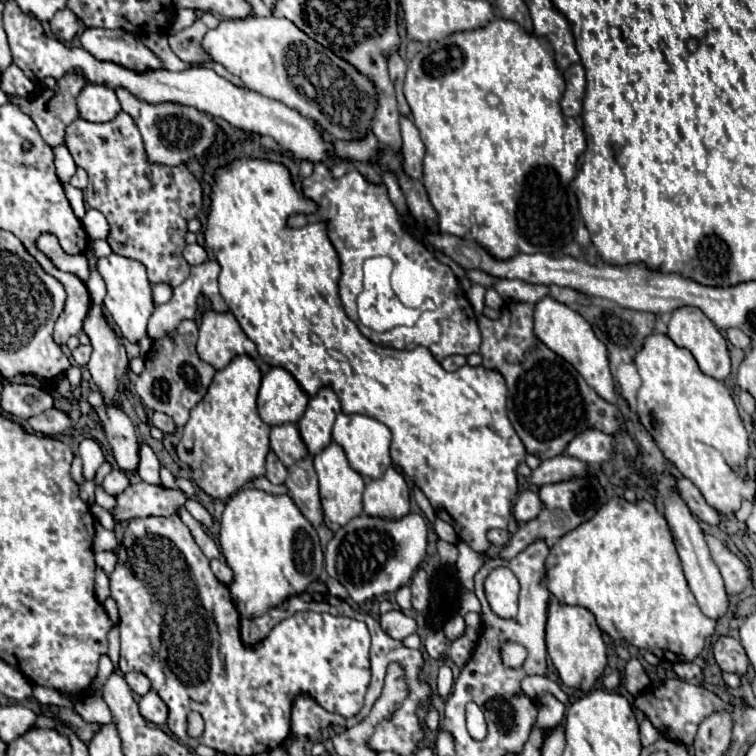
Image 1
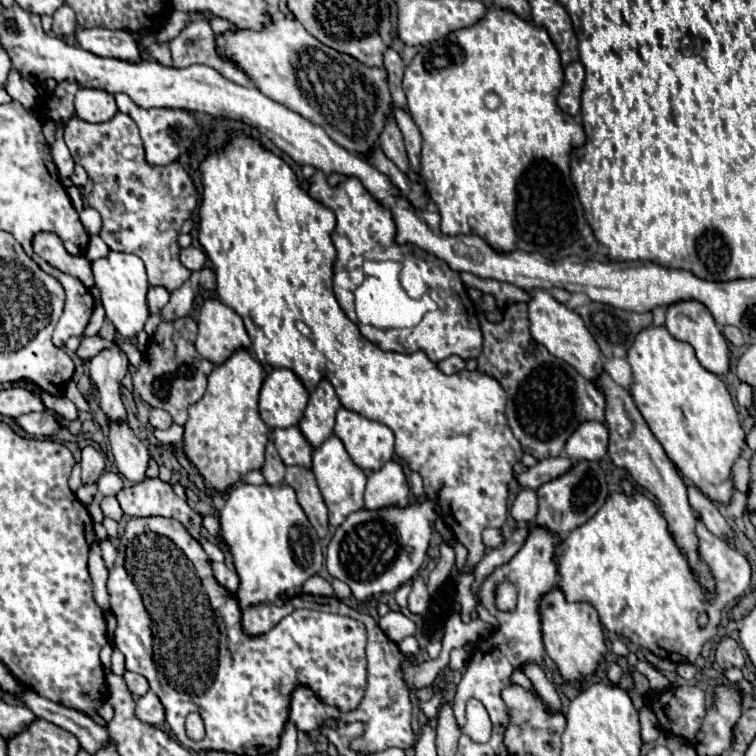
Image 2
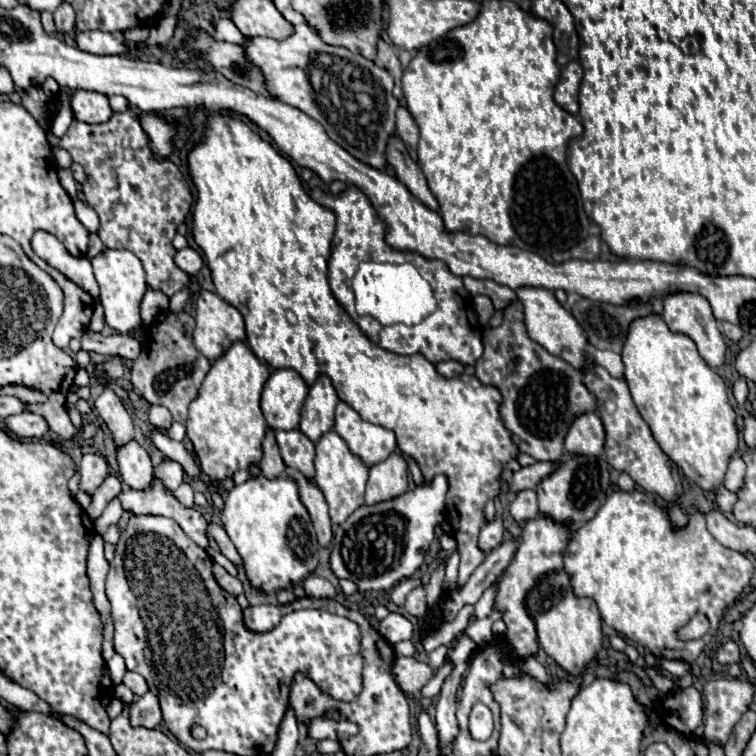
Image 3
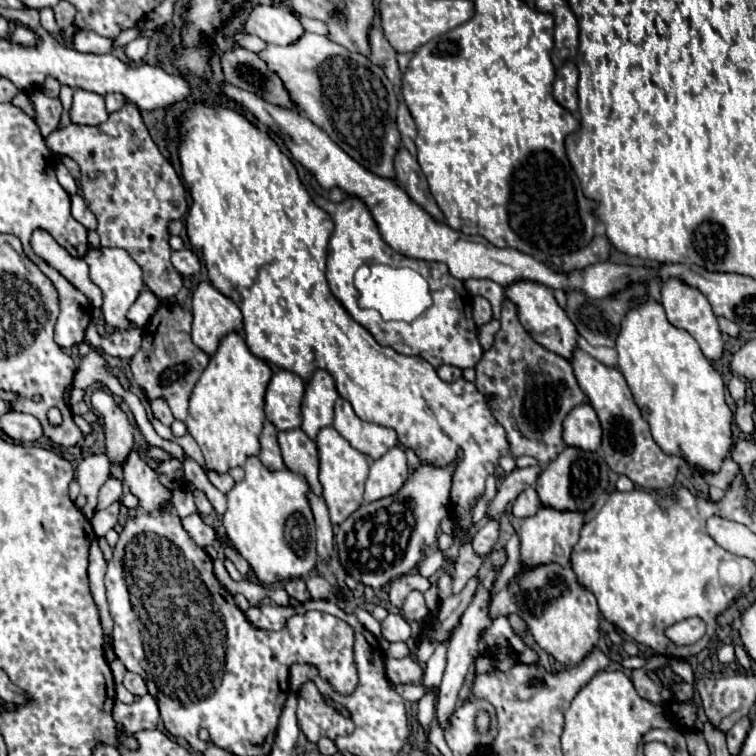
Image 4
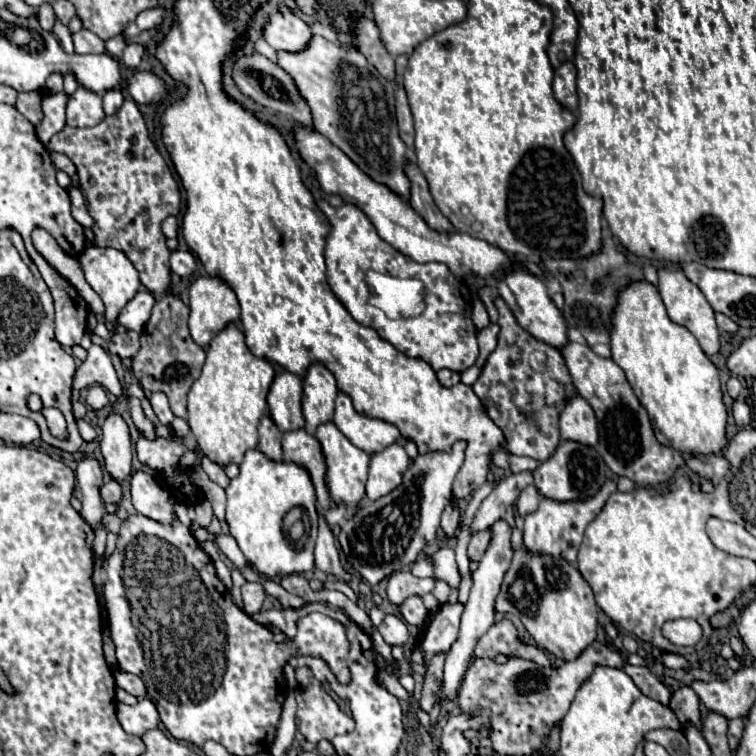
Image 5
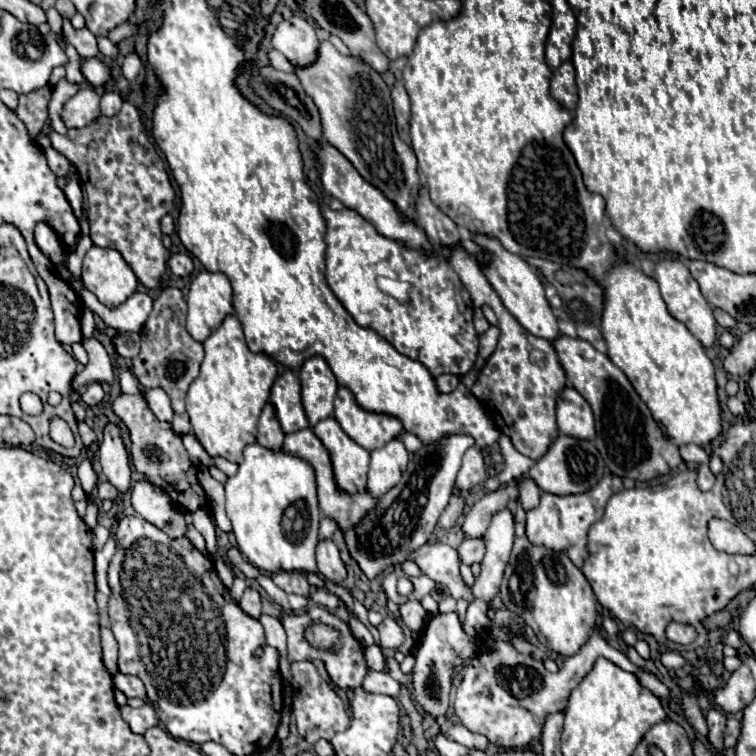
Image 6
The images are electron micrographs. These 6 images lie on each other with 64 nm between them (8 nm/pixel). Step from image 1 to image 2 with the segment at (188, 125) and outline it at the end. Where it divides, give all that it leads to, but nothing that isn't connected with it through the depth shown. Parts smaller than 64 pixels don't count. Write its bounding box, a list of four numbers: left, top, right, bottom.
[114,94,200,164]

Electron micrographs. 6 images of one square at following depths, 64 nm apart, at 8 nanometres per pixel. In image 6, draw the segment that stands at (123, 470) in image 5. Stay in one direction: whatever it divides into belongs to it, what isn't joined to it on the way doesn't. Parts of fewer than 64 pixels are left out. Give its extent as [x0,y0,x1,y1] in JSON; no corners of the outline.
[98,424,130,498]

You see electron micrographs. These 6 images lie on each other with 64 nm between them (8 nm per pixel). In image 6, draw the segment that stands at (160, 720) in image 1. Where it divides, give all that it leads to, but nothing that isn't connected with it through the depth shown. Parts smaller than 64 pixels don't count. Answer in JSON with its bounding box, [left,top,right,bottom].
[120,704,158,734]

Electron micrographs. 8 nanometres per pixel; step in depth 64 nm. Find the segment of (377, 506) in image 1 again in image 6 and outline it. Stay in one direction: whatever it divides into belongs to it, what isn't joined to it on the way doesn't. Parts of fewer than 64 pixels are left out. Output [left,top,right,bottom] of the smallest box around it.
[368,438,410,496]

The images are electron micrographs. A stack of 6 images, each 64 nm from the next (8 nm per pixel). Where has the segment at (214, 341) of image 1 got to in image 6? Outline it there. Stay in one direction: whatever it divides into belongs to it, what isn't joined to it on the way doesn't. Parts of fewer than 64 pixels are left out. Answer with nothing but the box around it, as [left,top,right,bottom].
[186,272,232,342]

